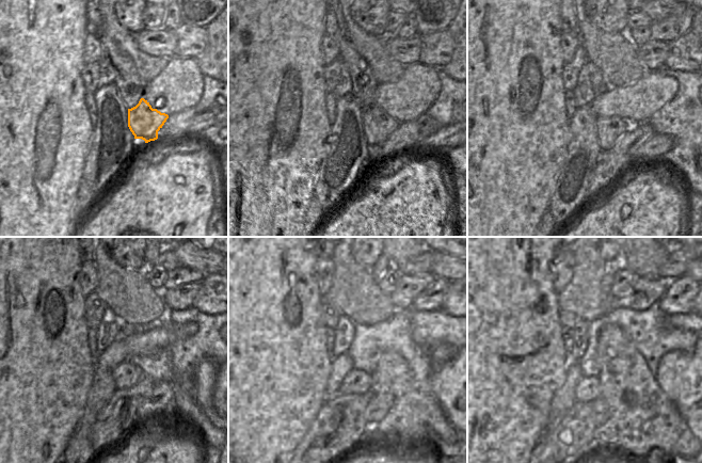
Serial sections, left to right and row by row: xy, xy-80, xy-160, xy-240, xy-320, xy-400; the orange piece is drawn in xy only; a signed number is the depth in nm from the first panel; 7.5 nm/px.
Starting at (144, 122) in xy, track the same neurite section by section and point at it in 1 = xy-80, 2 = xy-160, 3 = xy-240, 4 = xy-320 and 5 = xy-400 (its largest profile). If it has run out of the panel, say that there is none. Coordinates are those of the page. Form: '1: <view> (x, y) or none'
1: xy-80 (377, 125)
2: xy-160 (609, 129)
3: xy-240 (126, 373)
4: xy-320 (356, 382)
5: xy-400 (587, 390)

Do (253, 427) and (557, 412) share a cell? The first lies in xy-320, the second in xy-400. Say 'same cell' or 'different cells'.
different cells

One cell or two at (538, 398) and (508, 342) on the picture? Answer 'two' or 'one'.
one

